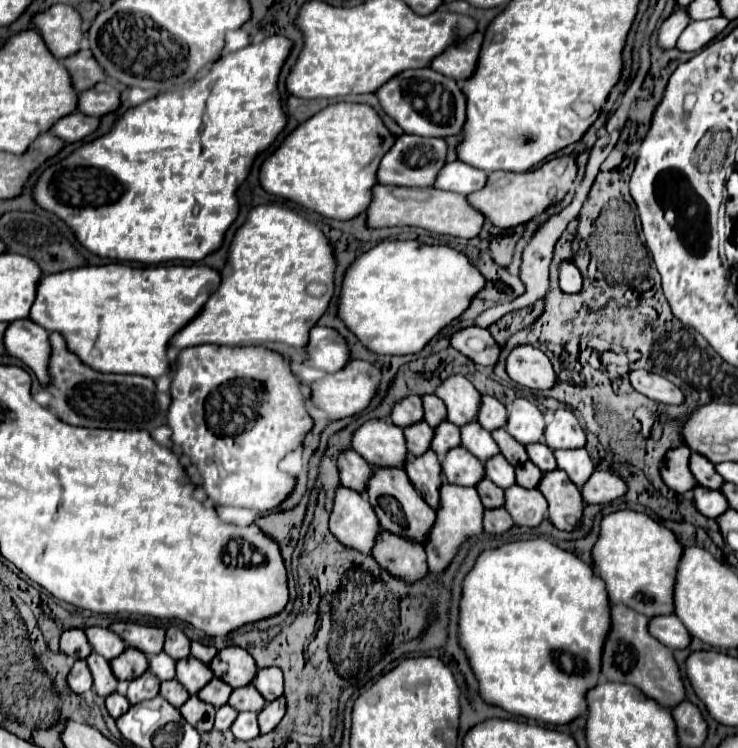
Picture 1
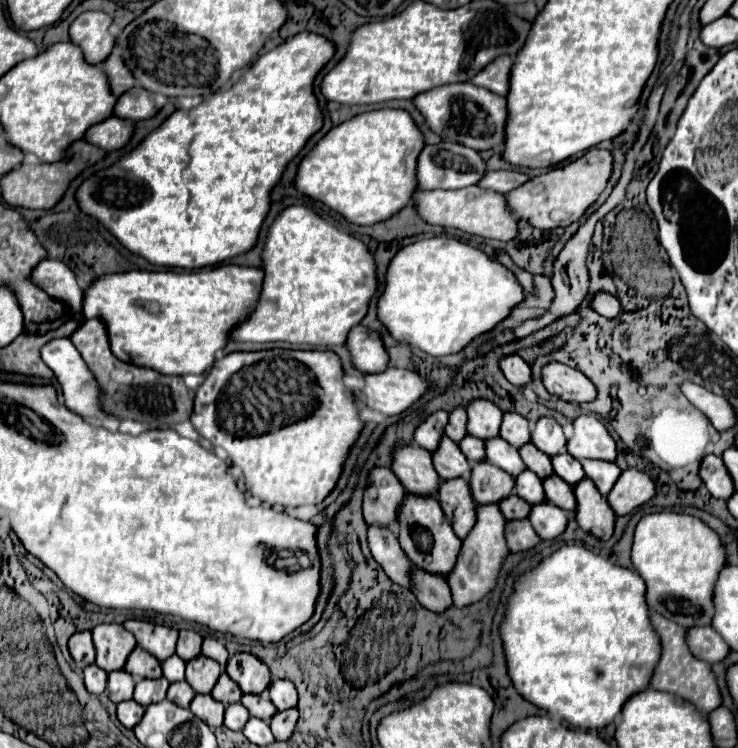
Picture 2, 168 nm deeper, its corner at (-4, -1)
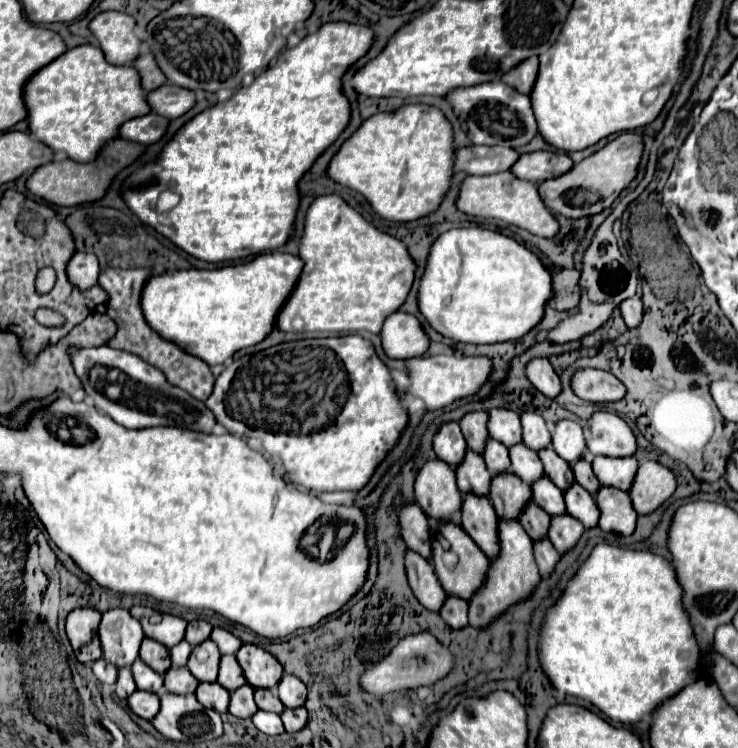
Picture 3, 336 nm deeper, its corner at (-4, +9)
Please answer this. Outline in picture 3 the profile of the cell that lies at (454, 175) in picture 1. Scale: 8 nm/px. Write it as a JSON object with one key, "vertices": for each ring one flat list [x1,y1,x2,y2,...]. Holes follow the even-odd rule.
{"vertices":[[536,151,522,155,520,161,510,169,520,179,528,181,546,181,560,177,572,169,572,159,560,151]]}

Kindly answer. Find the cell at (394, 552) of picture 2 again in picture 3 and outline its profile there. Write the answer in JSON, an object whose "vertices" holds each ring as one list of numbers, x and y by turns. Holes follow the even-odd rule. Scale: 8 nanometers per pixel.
{"vertices":[[408,551,406,553,406,571,408,571,408,581,410,581,410,587,416,595,416,599,428,611,438,613,442,603,446,601,448,593,442,589,438,577,434,573,434,567,424,557,420,557,418,553]]}

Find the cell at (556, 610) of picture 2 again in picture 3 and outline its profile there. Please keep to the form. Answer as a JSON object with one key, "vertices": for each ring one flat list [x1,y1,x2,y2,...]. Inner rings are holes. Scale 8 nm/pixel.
{"vertices":[[596,545,596,549,592,551,592,555,588,557,588,561,584,563,584,567,580,567,580,571,576,573,576,577,572,579,572,583,568,585,566,593,558,599,556,607,552,607,546,615,546,623,542,629,542,645,540,645,540,661,542,667,546,671,546,675,550,677,552,685,568,695,576,695,582,697,586,701,590,701,612,725,616,723,638,723,646,717,652,717,656,713,656,709,668,701,670,697,674,697,676,693,680,693,686,685,694,683,698,679,698,663,700,663,700,645,696,641,692,623,688,613,684,611,682,605,682,585,678,583,676,577,676,569,672,569,674,565,660,557,654,555,650,551,636,551,636,549,620,549,620,547,612,547,612,545]]}

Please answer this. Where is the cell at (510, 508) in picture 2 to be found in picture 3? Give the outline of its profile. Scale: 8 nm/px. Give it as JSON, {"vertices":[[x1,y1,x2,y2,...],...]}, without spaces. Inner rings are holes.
{"vertices":[[534,503,526,505,524,513,520,515,520,523,532,541,540,541,540,539,548,537,550,517,548,517,548,513,544,513,544,509,536,507]]}

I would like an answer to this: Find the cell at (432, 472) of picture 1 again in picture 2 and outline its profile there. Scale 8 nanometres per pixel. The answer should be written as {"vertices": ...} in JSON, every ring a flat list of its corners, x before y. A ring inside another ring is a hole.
{"vertices":[[460,477,440,481,438,503,440,503,444,515,448,517,454,533,462,539,466,535,468,527,472,527,472,519,474,519,474,511,476,511,476,503,470,497,468,483]]}

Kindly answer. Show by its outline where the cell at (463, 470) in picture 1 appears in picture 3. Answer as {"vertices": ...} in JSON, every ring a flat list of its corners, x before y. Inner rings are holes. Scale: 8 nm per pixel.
{"vertices":[[512,473,494,475,492,489,490,489,490,501,498,513,498,517,506,521,516,521,520,517,520,511,524,505,532,501,532,487,520,477]]}

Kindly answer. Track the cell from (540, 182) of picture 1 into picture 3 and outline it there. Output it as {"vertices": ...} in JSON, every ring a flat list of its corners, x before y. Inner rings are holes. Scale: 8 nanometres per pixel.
{"vertices":[[622,133,614,141,610,141,604,149,596,151,594,155,586,157,584,161,576,163,568,175,548,179,540,183,540,195,544,203,556,213,566,217,592,217,608,209,620,193,634,181,638,173,638,165,644,151,644,139,640,133]]}

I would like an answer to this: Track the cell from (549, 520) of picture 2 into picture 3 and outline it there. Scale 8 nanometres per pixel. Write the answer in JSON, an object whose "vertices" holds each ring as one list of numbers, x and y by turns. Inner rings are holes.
{"vertices":[[570,515,552,517,550,541,552,541,552,545,556,545,556,551,560,555,574,549,576,543,580,541,582,533,584,533,584,525,580,525,580,521,576,521,574,517,570,517]]}

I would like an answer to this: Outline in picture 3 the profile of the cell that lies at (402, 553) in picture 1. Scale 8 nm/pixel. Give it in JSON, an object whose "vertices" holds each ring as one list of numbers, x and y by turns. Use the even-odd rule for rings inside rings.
{"vertices":[[448,597,440,609,440,615,452,629,468,627,468,603,464,599]]}

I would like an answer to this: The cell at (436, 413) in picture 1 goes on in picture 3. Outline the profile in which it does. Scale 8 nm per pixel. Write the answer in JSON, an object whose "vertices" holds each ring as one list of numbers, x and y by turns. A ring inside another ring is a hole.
{"vertices":[[486,411,468,413,460,421,460,429,464,433,464,439,468,441,468,447,474,453,480,453,480,455,484,453,486,441,490,439,490,433,488,433,488,425,486,423,488,423,488,413]]}

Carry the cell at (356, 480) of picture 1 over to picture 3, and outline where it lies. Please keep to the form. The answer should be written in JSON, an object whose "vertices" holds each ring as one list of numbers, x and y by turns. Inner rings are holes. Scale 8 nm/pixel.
{"vertices":[[412,503,402,507,398,513,402,523,402,537,406,539,408,547,418,555,422,555,424,559,432,561,432,543,430,543,432,533,424,511,416,503]]}

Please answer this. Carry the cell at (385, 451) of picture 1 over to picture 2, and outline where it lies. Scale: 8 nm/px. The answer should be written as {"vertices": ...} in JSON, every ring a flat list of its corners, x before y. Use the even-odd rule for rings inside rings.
{"vertices":[[416,445,392,447,392,473,400,479,406,491,418,495,436,495,440,477,432,467,428,451]]}

